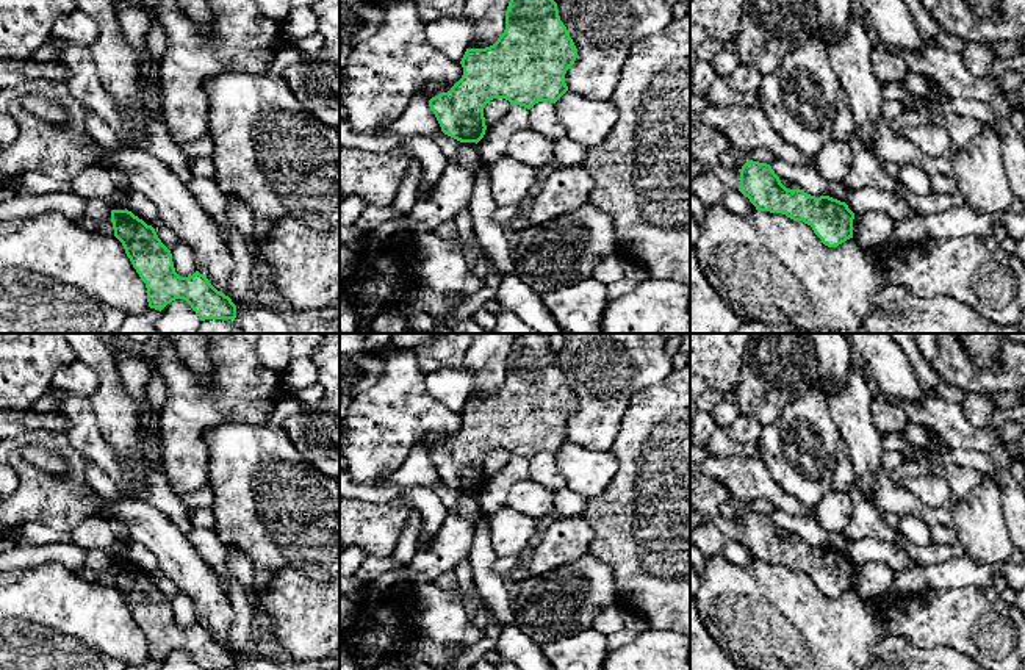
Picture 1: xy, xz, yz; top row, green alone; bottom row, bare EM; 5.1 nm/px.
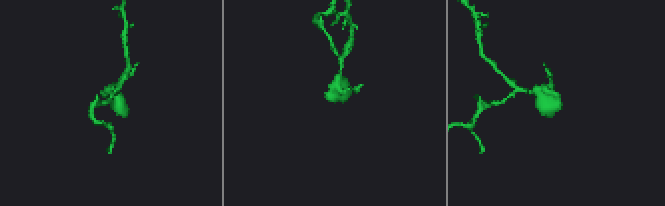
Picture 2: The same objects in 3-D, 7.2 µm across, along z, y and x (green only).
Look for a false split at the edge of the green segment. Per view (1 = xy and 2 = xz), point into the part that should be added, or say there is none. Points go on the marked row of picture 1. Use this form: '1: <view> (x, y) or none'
1: none
2: none

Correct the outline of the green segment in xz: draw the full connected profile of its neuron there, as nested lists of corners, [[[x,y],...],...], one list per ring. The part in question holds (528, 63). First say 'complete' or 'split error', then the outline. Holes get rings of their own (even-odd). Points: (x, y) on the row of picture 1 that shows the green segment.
complete; [[[510,0],[505,11],[505,30],[485,49],[466,49],[460,64],[462,78],[448,91],[429,100],[441,131],[460,142],[479,142],[487,130],[484,108],[493,99],[505,99],[510,105],[530,110],[538,102],[556,103],[566,91],[565,74],[577,58],[577,49],[560,20],[554,0]]]

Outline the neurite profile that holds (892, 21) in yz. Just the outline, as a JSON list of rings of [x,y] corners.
[[[858,0],[878,36],[895,49],[919,55],[925,41],[920,36],[905,0]]]

